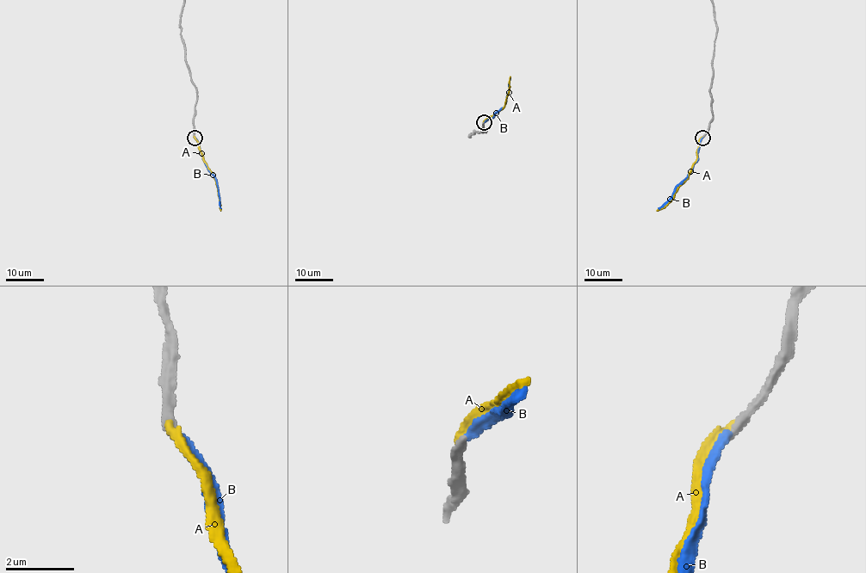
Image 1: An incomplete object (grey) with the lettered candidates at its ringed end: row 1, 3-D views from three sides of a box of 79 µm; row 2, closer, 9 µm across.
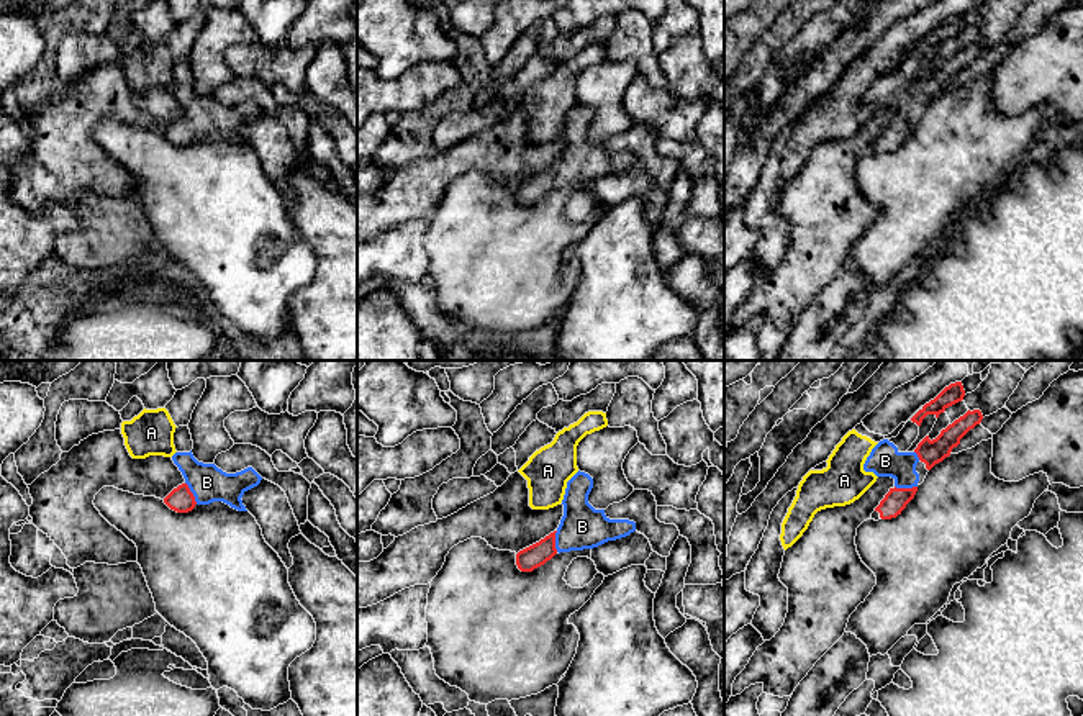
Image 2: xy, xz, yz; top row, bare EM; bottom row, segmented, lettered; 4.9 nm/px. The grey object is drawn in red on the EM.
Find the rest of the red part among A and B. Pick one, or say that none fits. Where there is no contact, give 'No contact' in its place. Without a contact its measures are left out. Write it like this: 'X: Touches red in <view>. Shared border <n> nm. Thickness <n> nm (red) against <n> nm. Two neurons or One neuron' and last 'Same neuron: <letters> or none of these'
A: No contact. Two neurons
B: Touches red in yz. Shared border 110 nm. Thickness 110 nm (red) against 160 nm. One neuron
Same neuron: B

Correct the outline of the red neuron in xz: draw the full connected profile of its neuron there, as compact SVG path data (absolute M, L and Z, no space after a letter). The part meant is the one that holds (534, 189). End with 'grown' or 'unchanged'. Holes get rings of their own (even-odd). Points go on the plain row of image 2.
M580 103L567 115L559 161L516 187L516 198L521 205L532 205L557 185L593 182L636 164L634 154L609 152L605 143L595 143L588 136L591 121L593 111Z; grown

